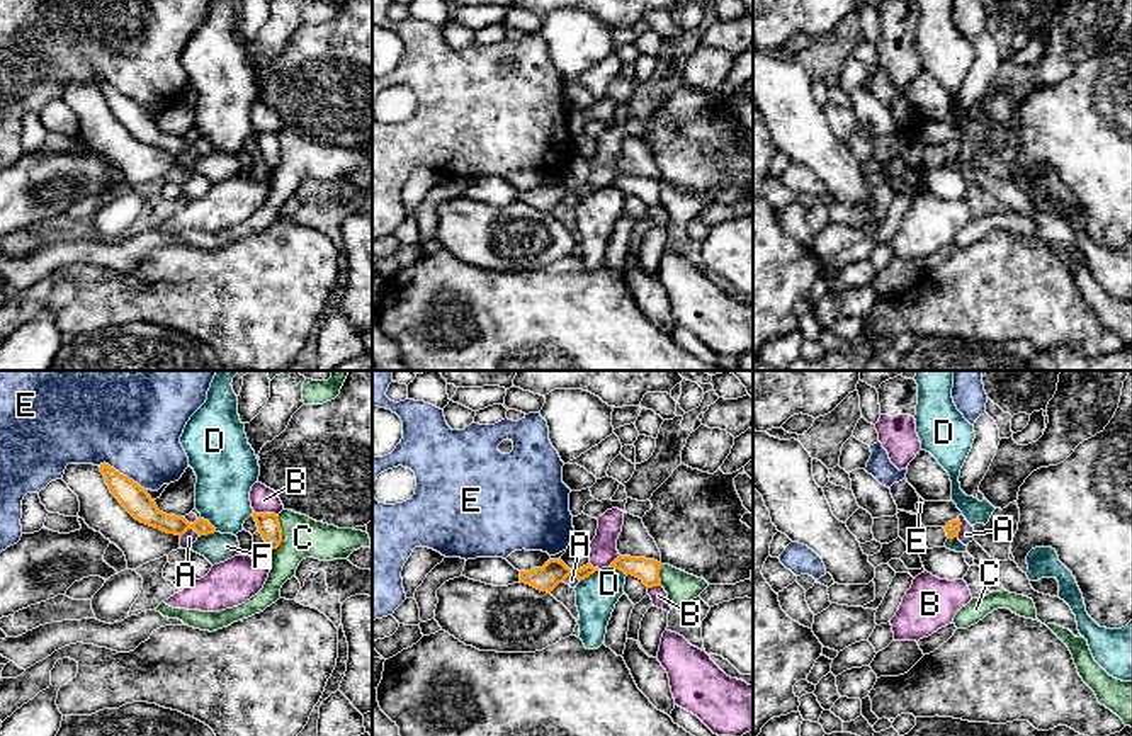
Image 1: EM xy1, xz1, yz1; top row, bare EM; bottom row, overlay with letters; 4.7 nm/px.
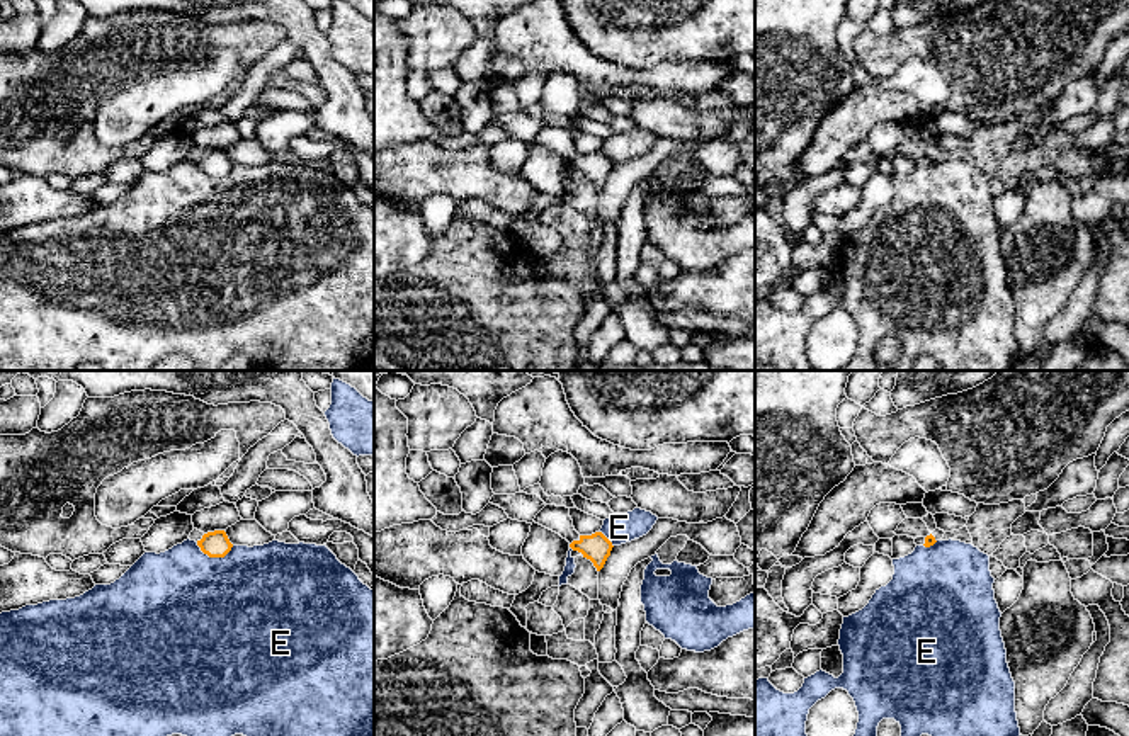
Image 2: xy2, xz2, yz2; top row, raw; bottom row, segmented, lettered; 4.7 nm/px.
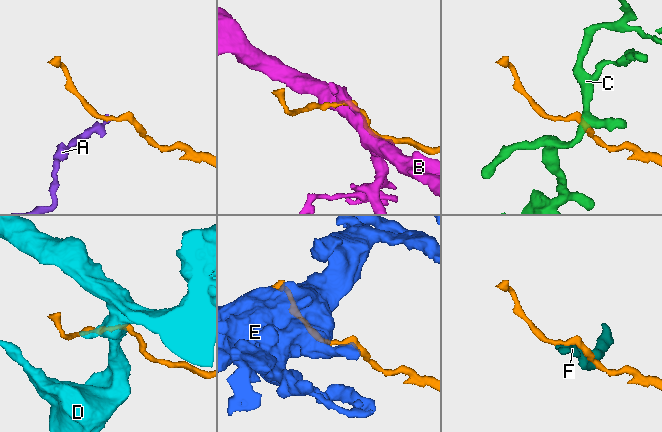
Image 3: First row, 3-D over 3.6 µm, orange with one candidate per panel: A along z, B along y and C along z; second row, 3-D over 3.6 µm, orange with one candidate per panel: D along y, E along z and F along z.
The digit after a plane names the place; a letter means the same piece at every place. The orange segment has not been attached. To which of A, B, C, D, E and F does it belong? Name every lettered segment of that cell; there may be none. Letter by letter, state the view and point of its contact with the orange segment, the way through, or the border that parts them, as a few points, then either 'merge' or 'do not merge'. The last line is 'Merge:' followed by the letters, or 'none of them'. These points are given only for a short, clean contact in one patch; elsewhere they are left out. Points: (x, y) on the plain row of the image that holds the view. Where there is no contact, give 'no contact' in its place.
A: xy1 (189, 148) | along xy1 (199, 153), (189, 148), (181, 157) | do not merge
B: xy1 (267, 133) | do not merge
C: xy1 (281, 153) | along xy1 (277, 135), (281, 160), (272, 169) | do not merge
D: xz1 (588, 194) | along xz1 (599, 189), (580, 201) | do not merge
E: xy1 (123, 94) | do not merge
F: xy1 (206, 153) | along xy1 (215, 150), (199, 157) | do not merge
Merge: none of them

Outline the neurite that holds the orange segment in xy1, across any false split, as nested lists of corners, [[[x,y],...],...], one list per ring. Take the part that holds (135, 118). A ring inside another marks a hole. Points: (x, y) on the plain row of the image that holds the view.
[[[100,83],[100,92],[104,93],[110,112],[141,143],[180,156],[190,148],[194,148],[199,156],[216,151],[216,148],[204,138],[197,138],[194,143],[189,143],[184,136],[167,134],[160,131],[155,119],[144,107],[109,83]]]

